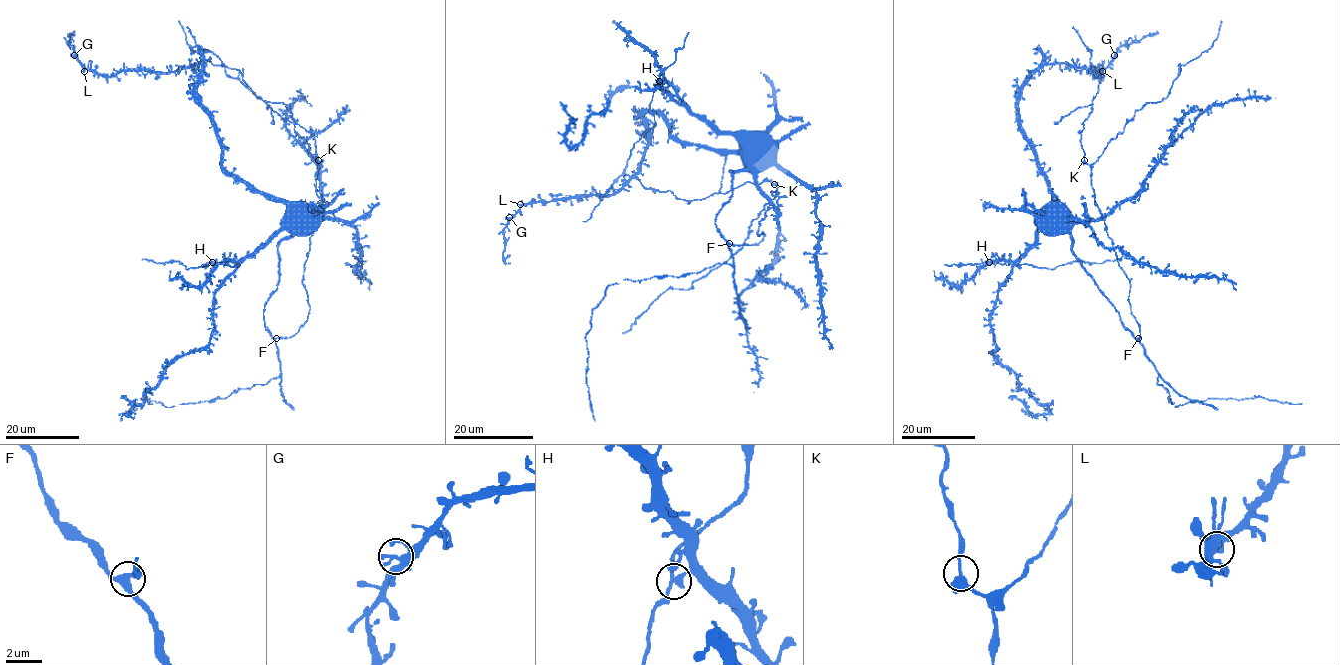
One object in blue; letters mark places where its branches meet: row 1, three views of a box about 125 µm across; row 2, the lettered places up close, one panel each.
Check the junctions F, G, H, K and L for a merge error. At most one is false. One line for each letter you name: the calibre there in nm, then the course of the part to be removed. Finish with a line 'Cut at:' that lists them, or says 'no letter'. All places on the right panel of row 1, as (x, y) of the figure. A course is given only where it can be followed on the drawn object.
H: 280 nm | (989, 261), (1054, 269), (1073, 261), (1101, 263), (1118, 260)
Cut at: H

